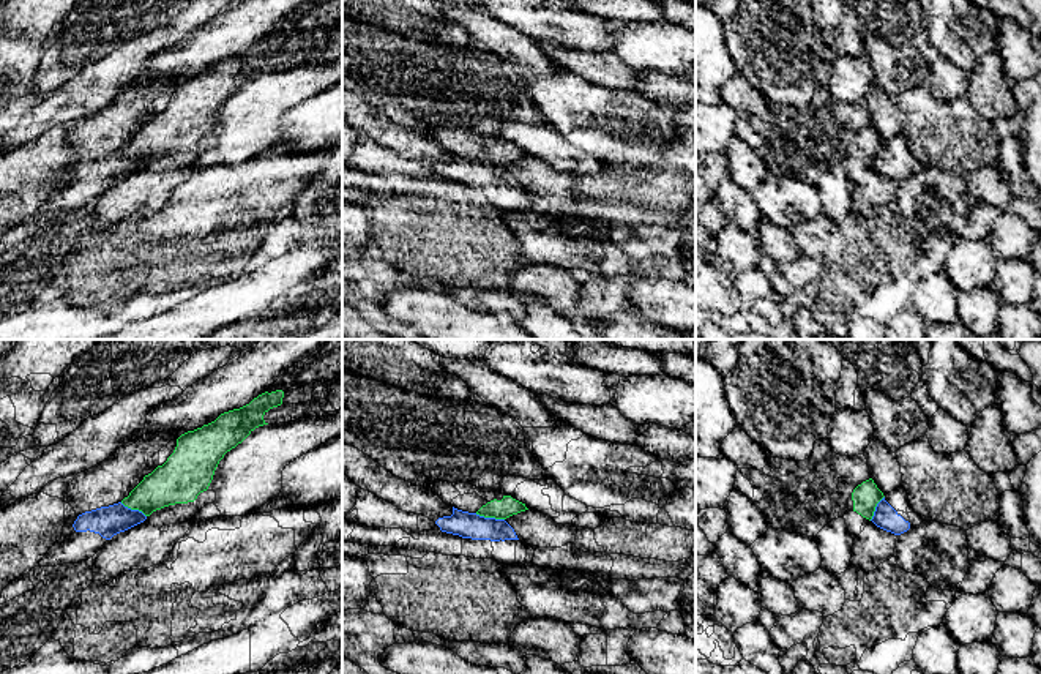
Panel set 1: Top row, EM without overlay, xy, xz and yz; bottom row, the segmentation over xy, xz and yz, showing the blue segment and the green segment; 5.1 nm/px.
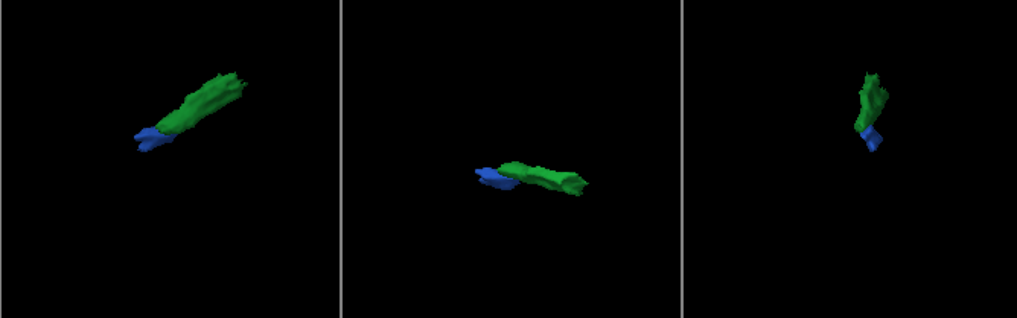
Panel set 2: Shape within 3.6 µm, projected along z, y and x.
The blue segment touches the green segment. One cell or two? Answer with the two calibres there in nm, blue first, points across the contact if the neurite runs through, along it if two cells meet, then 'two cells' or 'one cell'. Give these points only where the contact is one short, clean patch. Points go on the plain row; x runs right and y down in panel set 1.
calibres 130 and 100 nm; border xz (475, 160), (485, 164), (503, 166); two cells

